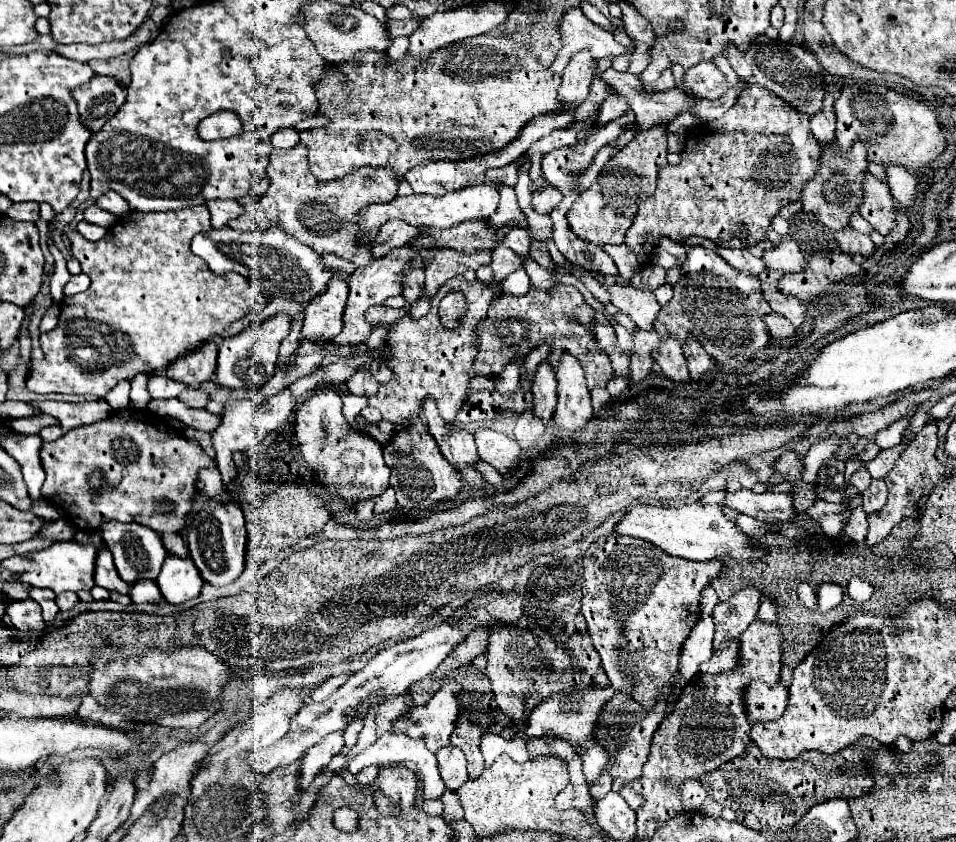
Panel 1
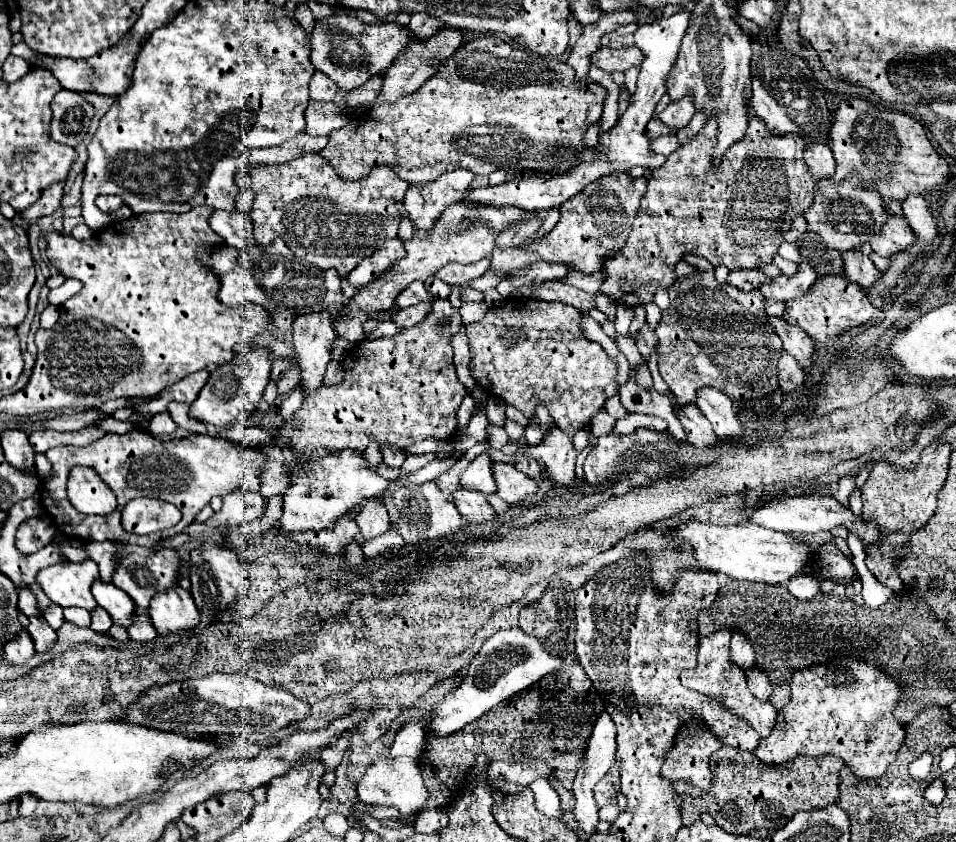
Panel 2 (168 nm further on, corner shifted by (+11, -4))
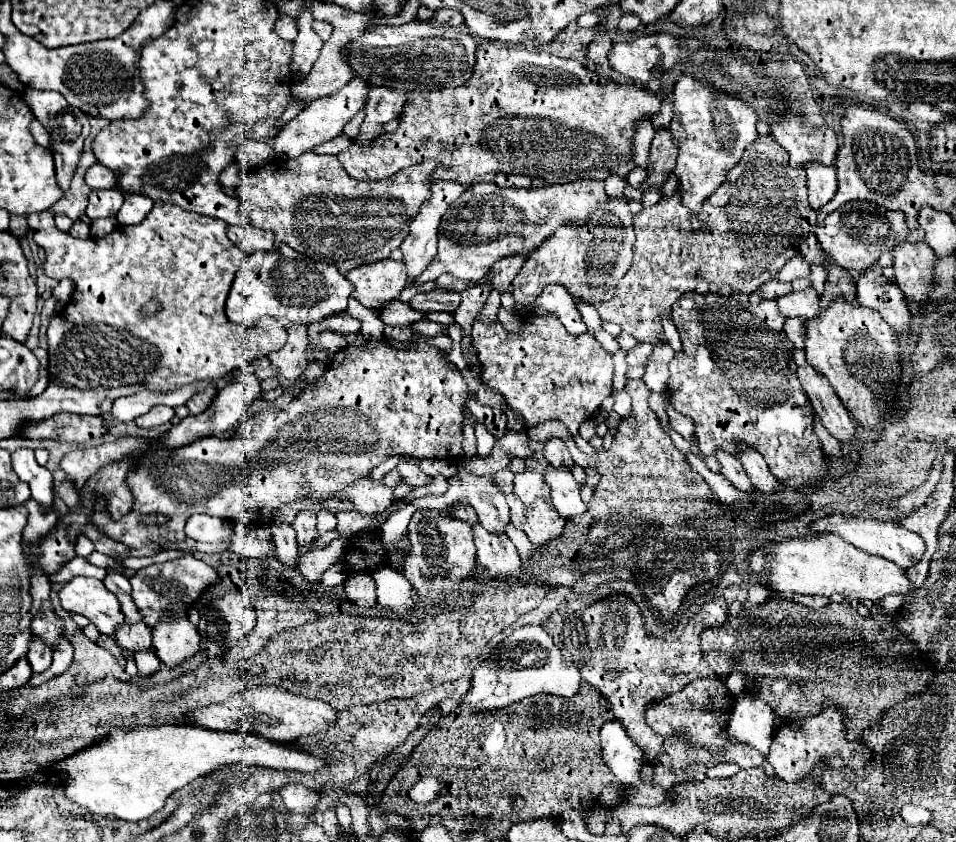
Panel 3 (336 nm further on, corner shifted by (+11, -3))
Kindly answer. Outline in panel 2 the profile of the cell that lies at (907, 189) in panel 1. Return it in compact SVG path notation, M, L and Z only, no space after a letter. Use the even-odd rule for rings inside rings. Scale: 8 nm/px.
M909 196L901 208L907 216L909 226L917 234L917 238L921 238L925 242L933 242L939 236L939 226L937 226L937 220L933 218L931 202L927 198Z

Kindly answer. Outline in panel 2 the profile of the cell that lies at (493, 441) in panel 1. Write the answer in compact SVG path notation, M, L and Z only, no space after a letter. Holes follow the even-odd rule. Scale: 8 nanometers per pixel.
M503 462L493 464L493 478L497 482L497 494L509 506L521 506L525 496L535 494L539 490L537 482L517 474L517 470L513 470L513 464L503 464Z

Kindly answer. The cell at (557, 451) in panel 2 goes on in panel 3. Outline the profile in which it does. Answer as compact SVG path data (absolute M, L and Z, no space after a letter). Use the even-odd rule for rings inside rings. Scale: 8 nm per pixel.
M547 465L543 471L547 485L551 487L551 503L559 511L561 517L577 517L587 511L587 505L579 497L579 485L567 469L553 469Z

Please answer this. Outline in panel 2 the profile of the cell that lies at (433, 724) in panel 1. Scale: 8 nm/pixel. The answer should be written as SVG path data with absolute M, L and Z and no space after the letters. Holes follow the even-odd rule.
M511 628L493 634L481 648L481 652L471 660L471 676L451 690L431 712L431 730L429 736L449 736L461 730L465 724L477 720L489 712L499 702L531 688L535 682L553 674L563 666L559 656L551 656L539 642L537 636L525 634L521 628Z

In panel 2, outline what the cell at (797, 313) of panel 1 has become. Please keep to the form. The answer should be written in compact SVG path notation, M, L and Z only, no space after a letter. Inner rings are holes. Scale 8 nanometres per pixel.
M769 318L771 326L775 328L775 332L779 334L779 338L783 340L783 348L787 354L791 354L799 366L809 372L813 370L813 354L815 354L815 344L813 340L805 334L805 330L789 326L789 322L783 322L779 318Z

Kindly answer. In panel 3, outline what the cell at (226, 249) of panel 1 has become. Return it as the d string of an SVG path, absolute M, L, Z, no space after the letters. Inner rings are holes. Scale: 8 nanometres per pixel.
M277 249L277 259L273 259L269 269L257 269L249 263L237 269L233 289L229 289L225 303L225 313L241 327L251 327L263 315L309 325L333 313L345 311L351 293L353 285L337 271L335 265L313 261L311 257L305 257L293 249L289 249L289 253L285 249Z

